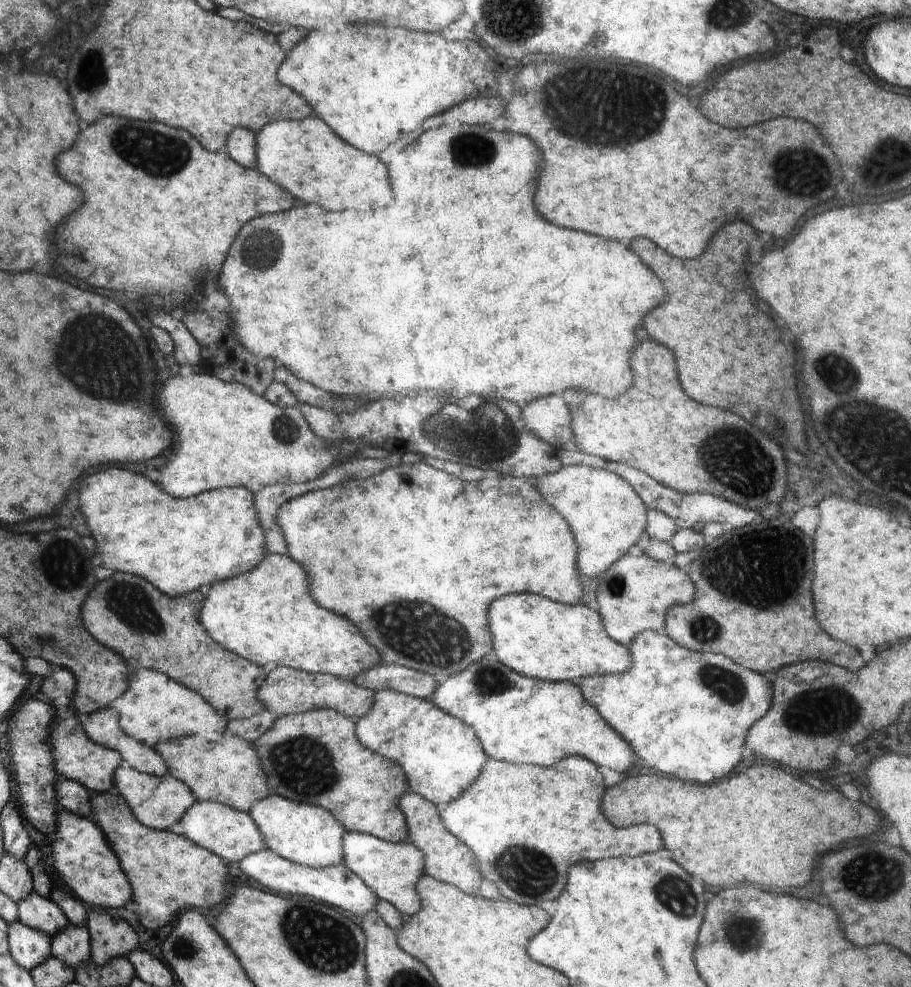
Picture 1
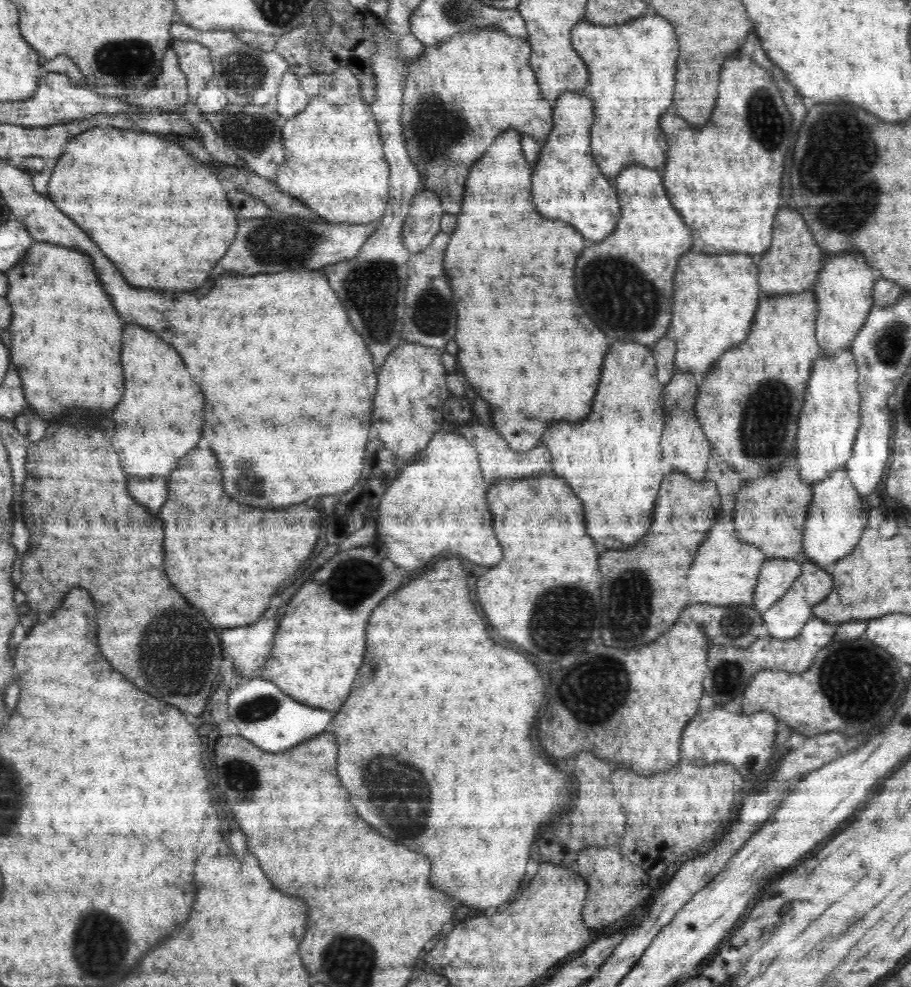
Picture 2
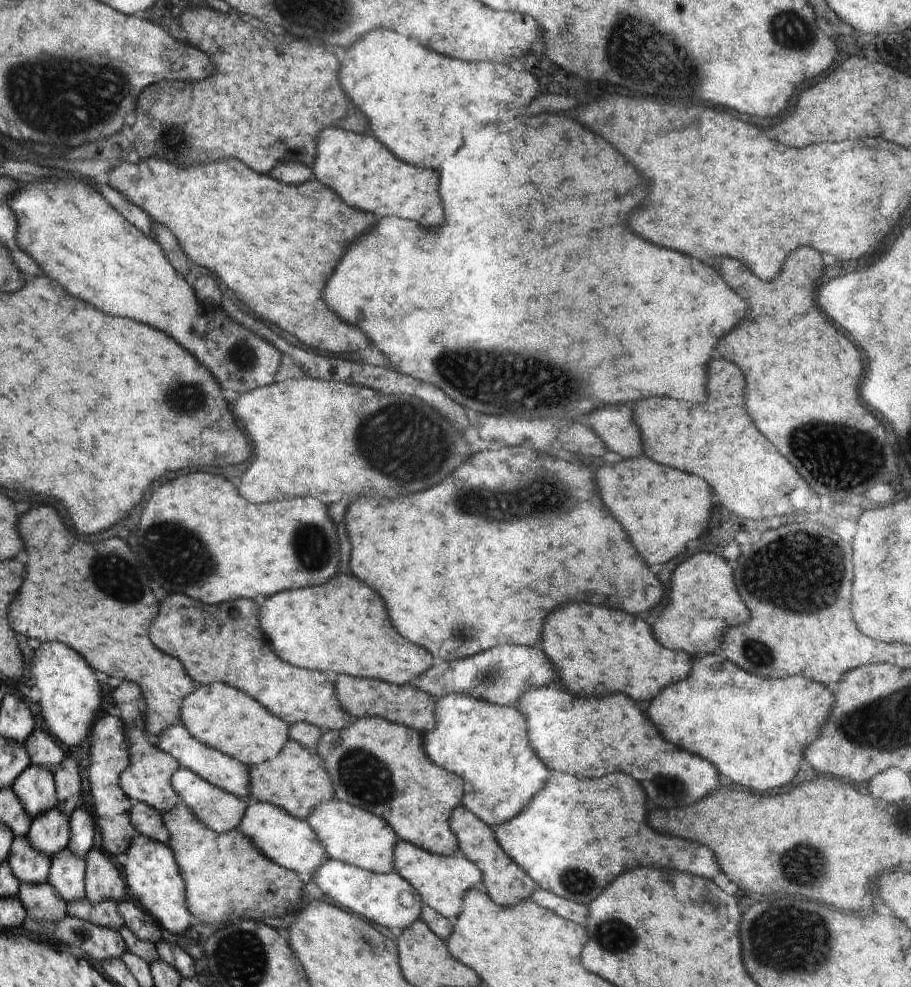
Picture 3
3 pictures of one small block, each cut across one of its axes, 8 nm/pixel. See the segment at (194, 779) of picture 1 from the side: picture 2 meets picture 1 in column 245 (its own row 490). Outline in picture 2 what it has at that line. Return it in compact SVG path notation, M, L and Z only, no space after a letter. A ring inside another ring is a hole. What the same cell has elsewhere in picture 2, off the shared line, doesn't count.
M792 454L775 471L756 480L743 483L737 501L733 521L740 542L760 548L766 558L800 559L803 552L803 532L808 507L812 500L812 486L800 477L796 456Z

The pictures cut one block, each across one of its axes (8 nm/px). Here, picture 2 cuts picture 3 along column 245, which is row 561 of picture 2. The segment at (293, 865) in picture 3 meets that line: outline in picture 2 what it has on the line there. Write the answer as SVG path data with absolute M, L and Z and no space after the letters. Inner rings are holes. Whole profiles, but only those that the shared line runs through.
M844 467L835 468L827 477L815 482L812 490L803 532L802 556L822 569L830 569L858 544L863 528L867 525L866 516L860 493L852 485Z

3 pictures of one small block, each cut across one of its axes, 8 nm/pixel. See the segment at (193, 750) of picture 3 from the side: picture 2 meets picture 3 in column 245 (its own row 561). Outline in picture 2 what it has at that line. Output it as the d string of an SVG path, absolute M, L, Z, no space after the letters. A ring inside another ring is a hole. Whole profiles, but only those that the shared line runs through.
M786 557L766 559L760 567L760 574L753 594L753 604L759 612L768 610L790 588L800 576L800 559Z

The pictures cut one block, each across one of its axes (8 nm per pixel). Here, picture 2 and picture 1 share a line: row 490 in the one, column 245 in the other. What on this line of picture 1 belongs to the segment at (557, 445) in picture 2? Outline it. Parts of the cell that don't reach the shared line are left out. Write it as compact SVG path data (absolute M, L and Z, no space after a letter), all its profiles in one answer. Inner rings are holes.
M268 553L254 570L231 579L215 582L206 592L200 622L212 640L220 642L230 652L248 658L262 668L290 667L309 673L328 673L335 677L354 680L360 673L382 663L375 646L368 644L360 630L346 618L320 608L308 594L308 576L290 556Z

